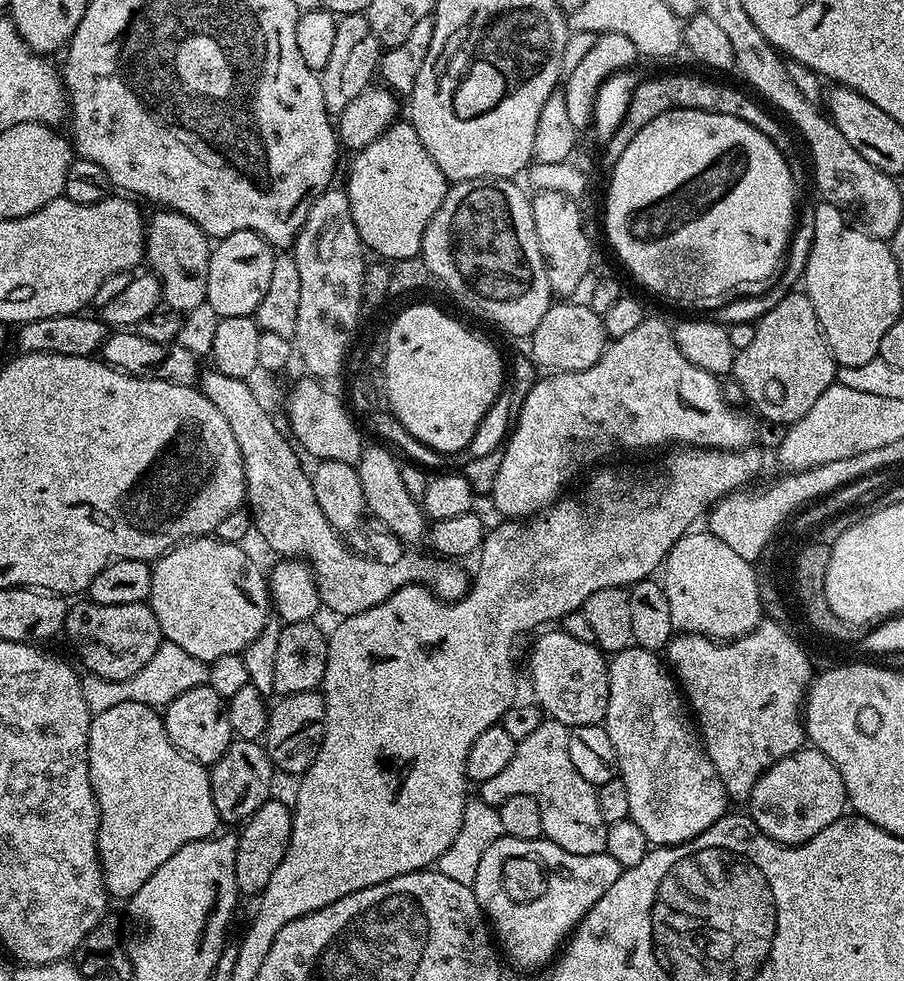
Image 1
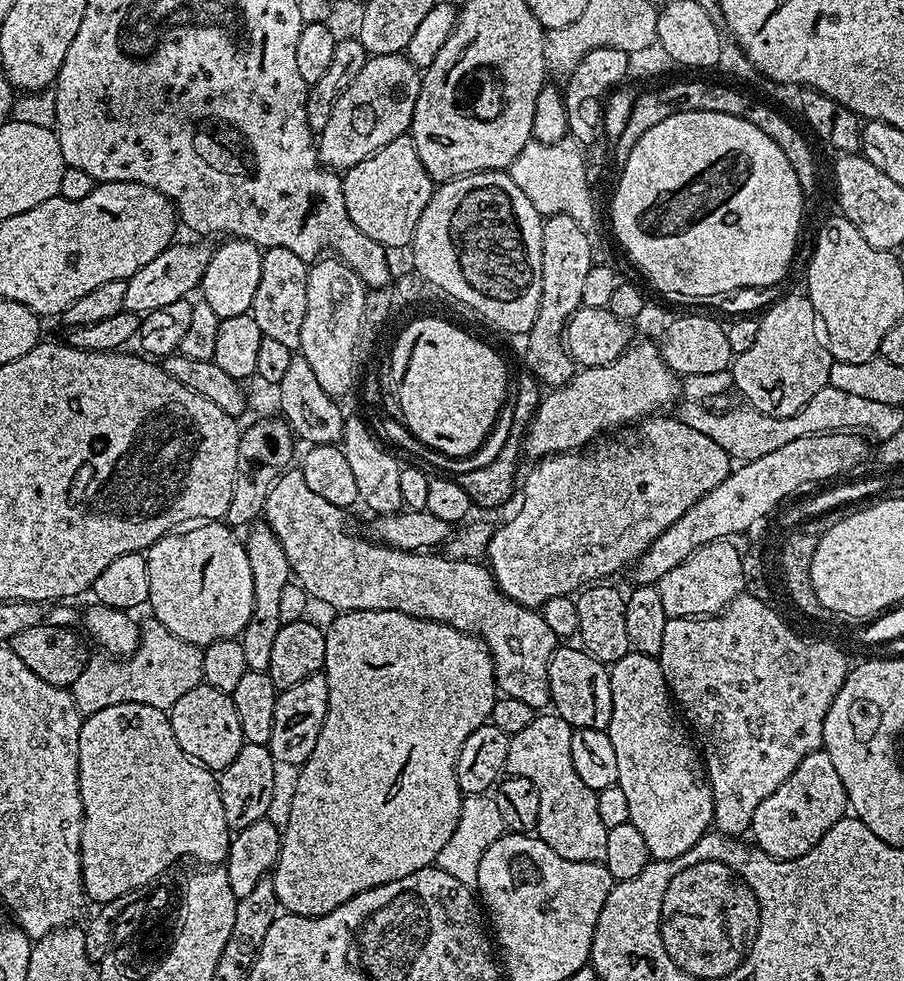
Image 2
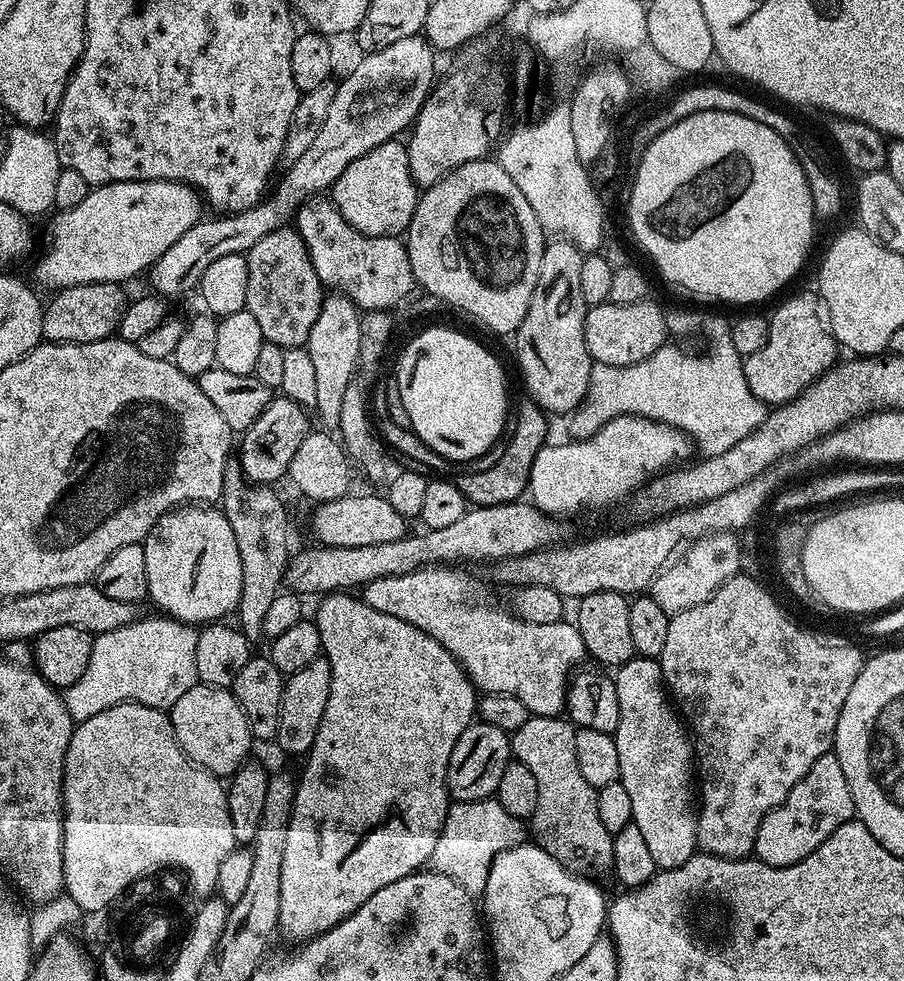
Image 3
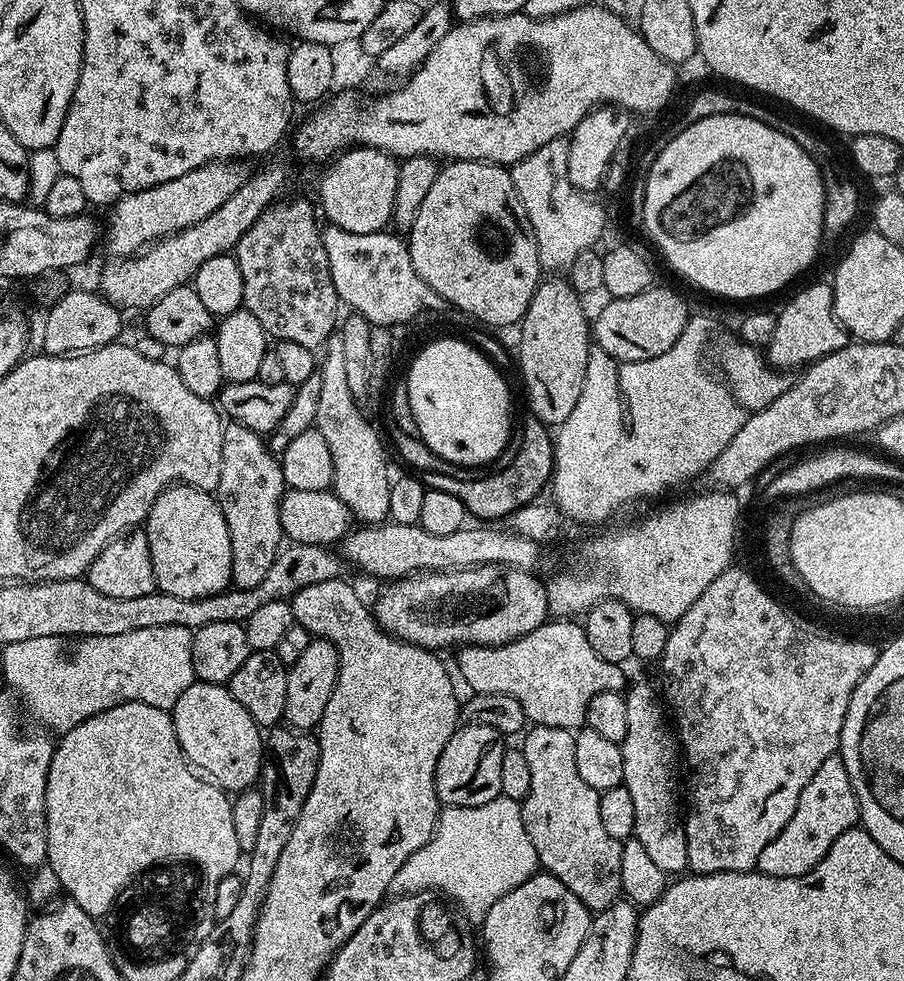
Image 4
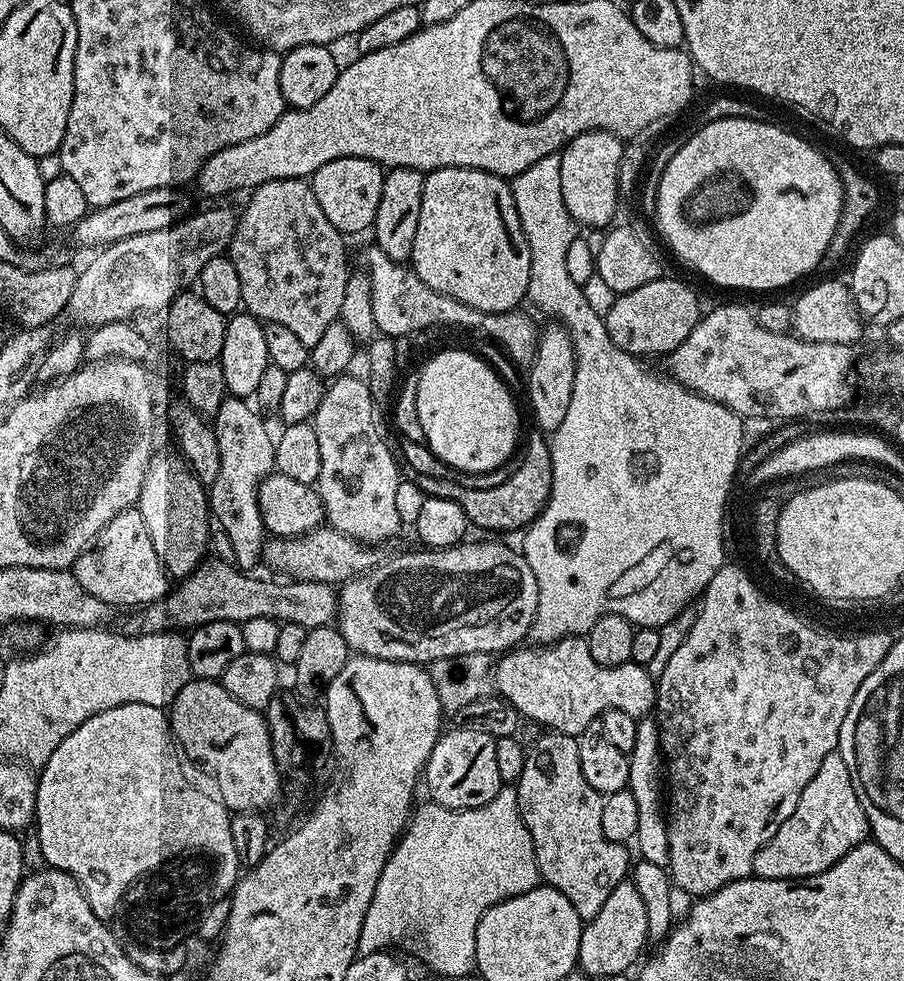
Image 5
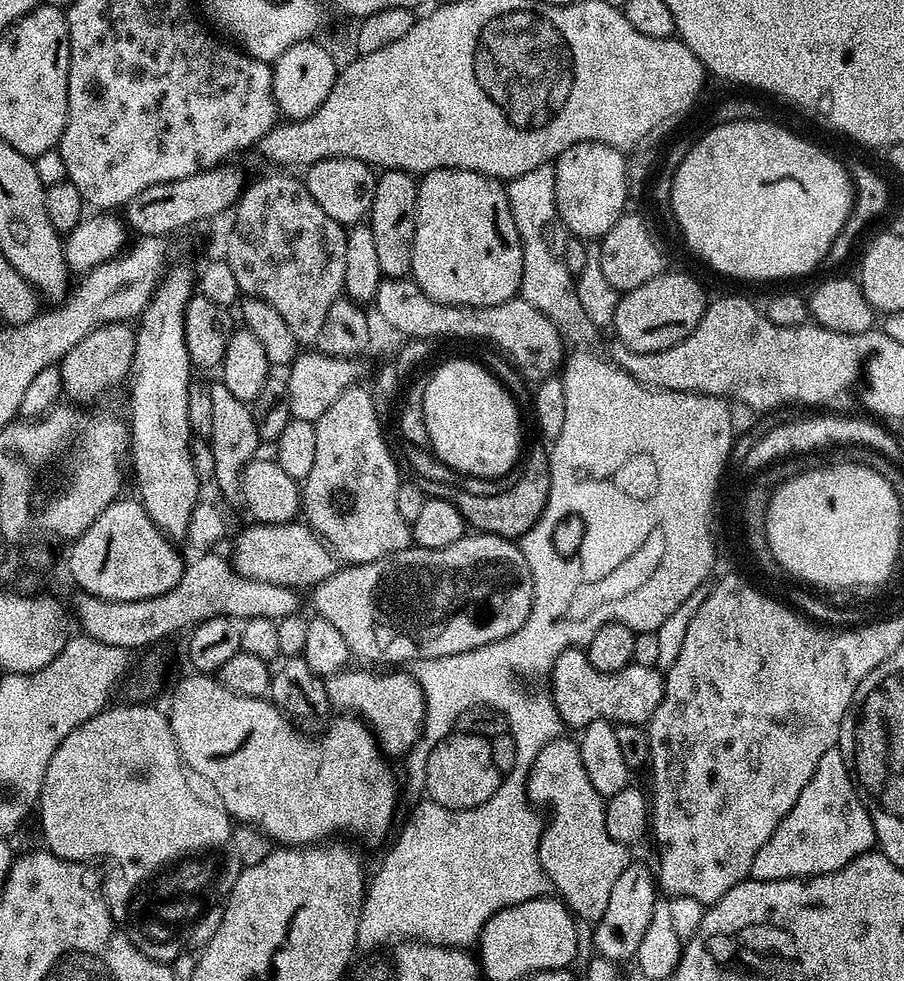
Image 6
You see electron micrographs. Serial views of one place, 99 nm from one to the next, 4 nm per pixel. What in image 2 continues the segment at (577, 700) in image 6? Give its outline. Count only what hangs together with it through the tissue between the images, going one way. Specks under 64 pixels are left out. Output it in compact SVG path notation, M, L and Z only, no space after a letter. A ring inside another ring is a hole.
M296 466L289 467L288 471L280 475L266 498L263 523L268 524L278 542L282 542L282 550L286 550L286 562L292 568L295 583L313 601L321 600L326 607L336 608L332 610L337 613L394 610L423 620L449 624L459 632L471 632L479 636L488 647L496 675L496 687L503 695L518 698L526 702L526 706L537 710L549 707L548 663L556 653L558 637L554 630L550 630L550 626L546 626L543 615L537 609L522 606L500 591L496 587L496 579L483 563L455 560L447 554L433 554L431 551L403 552L368 538L363 540L348 532L344 516L345 509L326 502L326 498L321 498L319 494L314 494L314 490L310 490L306 478L302 478L300 469Z

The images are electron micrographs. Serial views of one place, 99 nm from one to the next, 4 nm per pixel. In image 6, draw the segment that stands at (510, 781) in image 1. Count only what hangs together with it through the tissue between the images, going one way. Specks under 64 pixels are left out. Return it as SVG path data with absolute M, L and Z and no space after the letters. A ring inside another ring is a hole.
M560 735L554 742L542 746L538 758L528 771L528 798L533 805L548 804L552 817L547 817L544 833L540 835L540 861L542 870L548 875L548 883L556 888L559 899L567 905L576 920L599 922L606 914L606 905L610 902L610 890L618 882L618 874L626 870L630 862L629 845L614 842L606 830L605 797L594 790L590 778L586 778L586 766L582 766L582 754L575 739L567 740L567 735Z

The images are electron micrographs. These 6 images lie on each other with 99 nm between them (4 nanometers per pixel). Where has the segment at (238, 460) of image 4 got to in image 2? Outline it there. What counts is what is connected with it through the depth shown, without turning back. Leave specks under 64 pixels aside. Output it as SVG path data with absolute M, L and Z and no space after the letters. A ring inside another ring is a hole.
M253 523L247 532L248 536L245 535L243 541L246 554L250 558L250 574L254 577L254 610L250 614L250 622L246 622L244 631L240 633L238 639L246 657L248 670L267 672L274 638L282 623L280 618L282 590L286 590L286 586L293 579L293 574L291 566L286 562L286 550L282 550L282 542L278 542L268 524Z

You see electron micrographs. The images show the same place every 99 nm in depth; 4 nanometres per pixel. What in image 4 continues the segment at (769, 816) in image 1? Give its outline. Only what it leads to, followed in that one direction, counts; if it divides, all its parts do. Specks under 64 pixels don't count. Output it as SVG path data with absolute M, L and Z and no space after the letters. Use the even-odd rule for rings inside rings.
M838 754L826 758L826 762L818 766L814 778L806 782L806 790L802 790L798 806L794 806L794 814L790 814L790 822L786 822L780 833L766 842L766 850L758 854L755 871L774 878L794 878L814 870L814 866L826 858L826 850L834 846L834 838L857 827L859 818L860 807L852 789L850 774L846 774L846 762L842 762Z

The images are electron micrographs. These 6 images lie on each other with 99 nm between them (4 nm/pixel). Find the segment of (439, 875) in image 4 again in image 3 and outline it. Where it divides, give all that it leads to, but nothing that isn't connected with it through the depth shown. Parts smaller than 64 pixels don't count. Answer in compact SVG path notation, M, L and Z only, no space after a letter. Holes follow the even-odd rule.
M494 798L486 800L462 800L449 803L446 822L440 831L438 842L434 845L434 854L430 861L433 872L449 876L458 886L462 886L474 898L484 895L487 875L495 856L511 847L525 843L525 821L514 818Z

